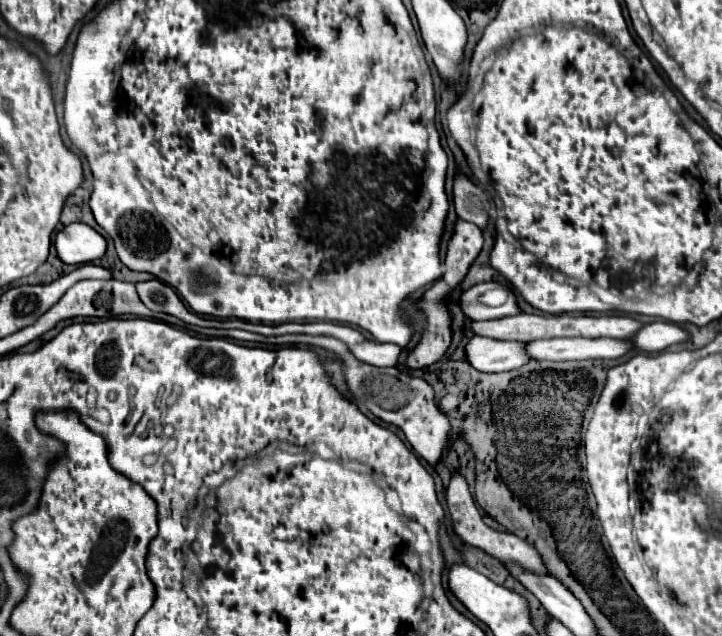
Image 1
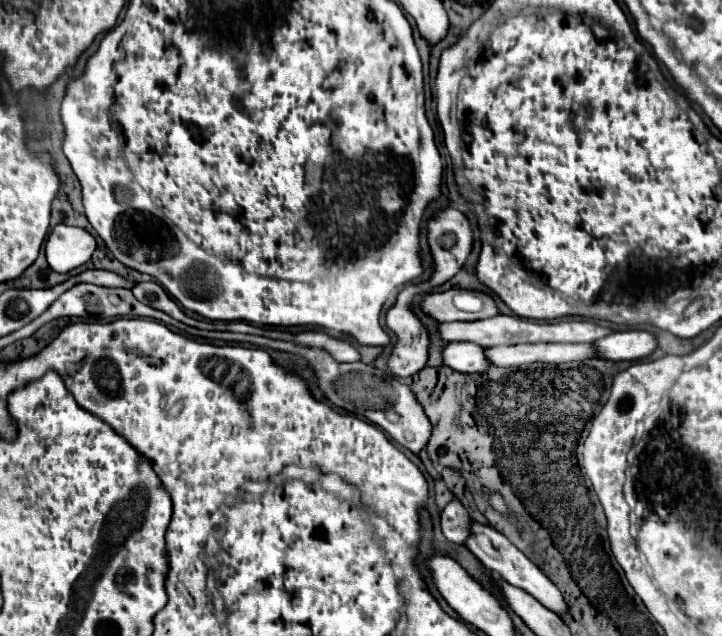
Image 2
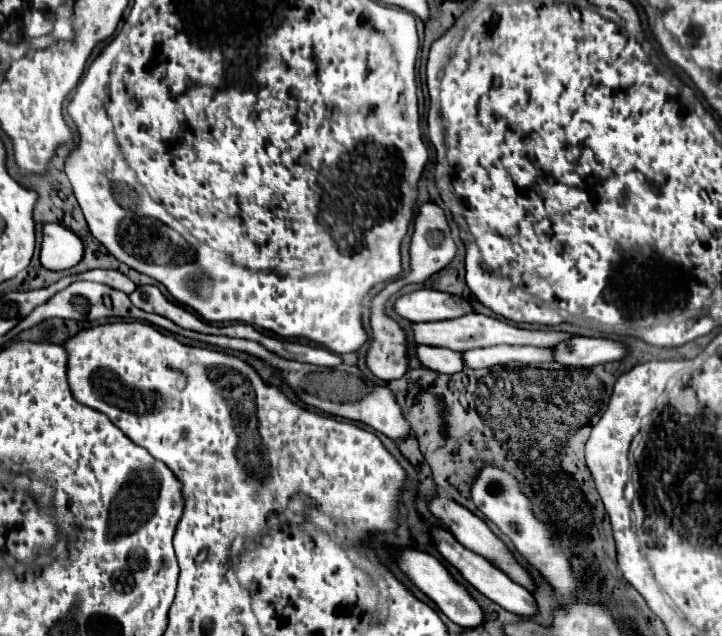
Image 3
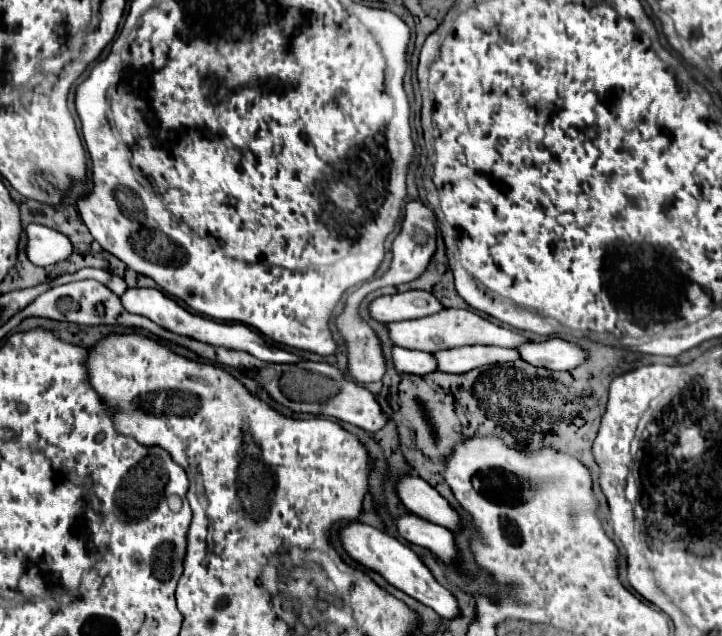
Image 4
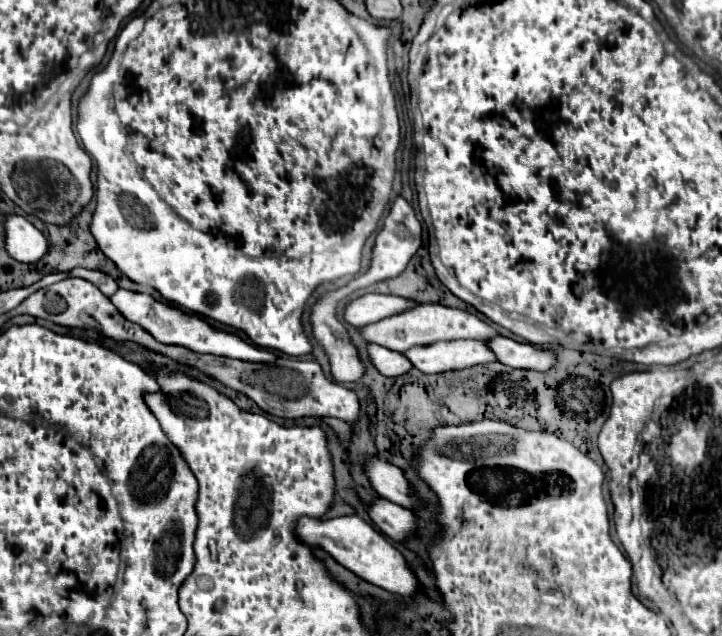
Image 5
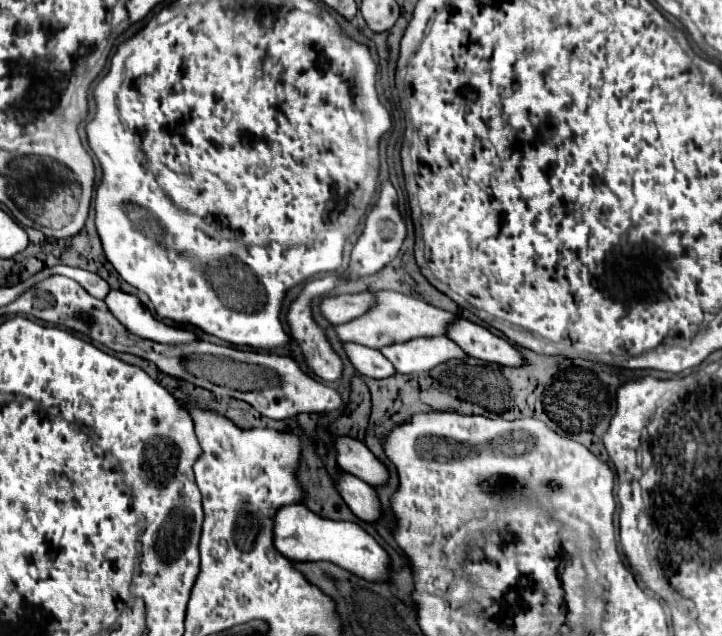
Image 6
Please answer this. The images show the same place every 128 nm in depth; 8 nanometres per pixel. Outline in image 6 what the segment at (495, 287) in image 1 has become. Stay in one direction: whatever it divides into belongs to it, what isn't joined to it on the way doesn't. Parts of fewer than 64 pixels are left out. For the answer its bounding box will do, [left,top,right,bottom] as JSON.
[320,292,372,324]

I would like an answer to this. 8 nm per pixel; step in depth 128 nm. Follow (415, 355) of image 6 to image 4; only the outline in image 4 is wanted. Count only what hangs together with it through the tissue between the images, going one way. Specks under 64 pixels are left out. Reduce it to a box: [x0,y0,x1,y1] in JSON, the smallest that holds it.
[434,346,518,374]

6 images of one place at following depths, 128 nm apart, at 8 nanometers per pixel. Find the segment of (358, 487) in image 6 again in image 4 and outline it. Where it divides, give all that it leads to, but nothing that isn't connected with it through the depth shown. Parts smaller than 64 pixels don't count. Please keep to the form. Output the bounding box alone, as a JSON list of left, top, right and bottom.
[396,514,458,562]

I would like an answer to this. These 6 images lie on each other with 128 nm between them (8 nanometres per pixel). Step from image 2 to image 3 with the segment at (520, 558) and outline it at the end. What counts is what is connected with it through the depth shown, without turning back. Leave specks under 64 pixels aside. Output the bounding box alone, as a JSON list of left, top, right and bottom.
[428,494,534,590]

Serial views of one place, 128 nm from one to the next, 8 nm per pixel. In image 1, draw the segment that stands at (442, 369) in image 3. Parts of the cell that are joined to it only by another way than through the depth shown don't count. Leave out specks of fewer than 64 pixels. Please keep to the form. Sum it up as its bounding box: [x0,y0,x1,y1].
[464,336,528,372]

